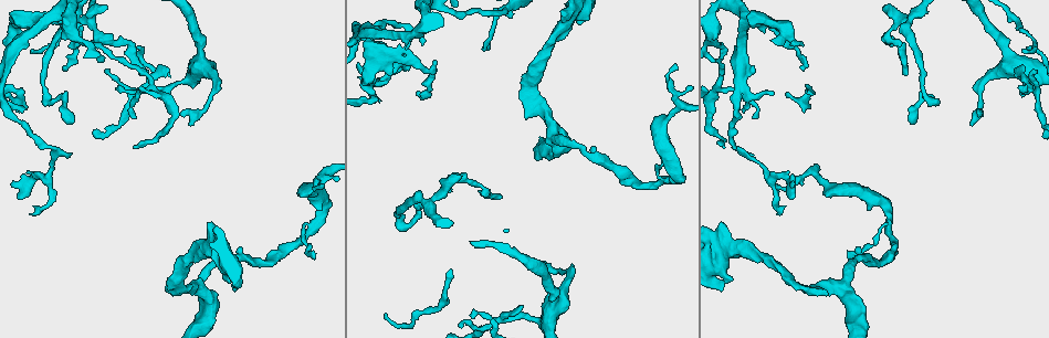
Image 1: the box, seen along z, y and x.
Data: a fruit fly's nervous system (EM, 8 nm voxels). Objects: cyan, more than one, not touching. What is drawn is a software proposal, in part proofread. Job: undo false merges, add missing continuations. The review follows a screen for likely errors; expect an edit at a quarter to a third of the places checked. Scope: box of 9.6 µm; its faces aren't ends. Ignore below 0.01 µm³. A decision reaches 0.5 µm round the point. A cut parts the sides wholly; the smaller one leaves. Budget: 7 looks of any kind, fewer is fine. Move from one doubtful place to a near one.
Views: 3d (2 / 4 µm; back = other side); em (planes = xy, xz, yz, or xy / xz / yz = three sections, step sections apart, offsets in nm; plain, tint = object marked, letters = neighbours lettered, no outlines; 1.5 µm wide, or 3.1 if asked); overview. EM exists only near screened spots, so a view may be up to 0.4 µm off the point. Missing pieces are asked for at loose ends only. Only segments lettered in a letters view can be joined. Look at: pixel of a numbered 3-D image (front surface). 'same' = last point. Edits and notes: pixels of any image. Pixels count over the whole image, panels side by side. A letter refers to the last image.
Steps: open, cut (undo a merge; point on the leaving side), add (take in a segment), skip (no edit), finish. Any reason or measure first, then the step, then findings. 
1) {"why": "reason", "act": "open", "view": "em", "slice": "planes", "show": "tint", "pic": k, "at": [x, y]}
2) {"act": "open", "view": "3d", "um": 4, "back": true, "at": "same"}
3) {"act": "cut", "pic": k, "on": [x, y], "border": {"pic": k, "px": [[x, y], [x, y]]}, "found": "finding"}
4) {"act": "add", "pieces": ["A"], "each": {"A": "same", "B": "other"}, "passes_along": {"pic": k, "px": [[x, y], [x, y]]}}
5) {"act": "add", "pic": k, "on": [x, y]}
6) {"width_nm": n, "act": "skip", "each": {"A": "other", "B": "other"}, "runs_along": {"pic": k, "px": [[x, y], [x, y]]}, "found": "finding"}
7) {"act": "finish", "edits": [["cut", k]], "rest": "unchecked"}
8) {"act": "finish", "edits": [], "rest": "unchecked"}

{"why": "an open end", "act": "open", "view": "3d", "um": 2, "pic": 1, "at": [502, 197]}

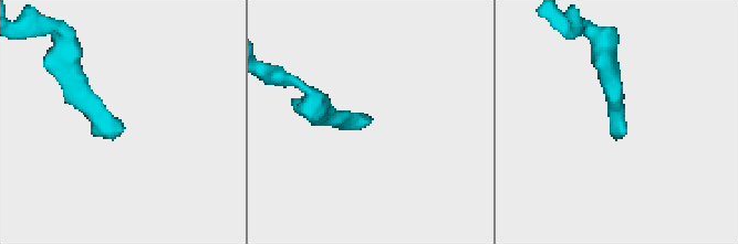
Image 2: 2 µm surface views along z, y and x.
{"act": "open", "view": "em", "slice": "xz", "step": 8, "show": "letters", "pic": 2, "at": [124, 128]}

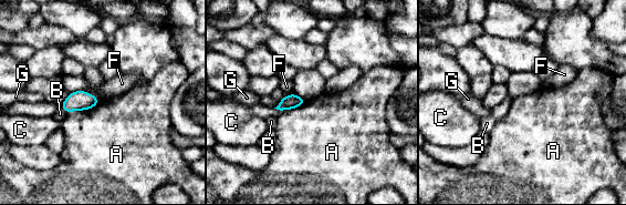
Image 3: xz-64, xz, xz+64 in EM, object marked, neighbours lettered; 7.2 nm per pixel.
{"act": "skip", "each": {"A": "other", "B": "other", "C": "other", "F": "other", "G": "other"}, "border": {"pic": 3, "px": [[70, 92], [86, 91], [100, 100]]}, "found": "none of them fits"}

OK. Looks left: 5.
{"why": "thin end", "act": "open", "view": "em", "slice": "planes", "show": "letters", "pic": 1, "at": [33, 49]}

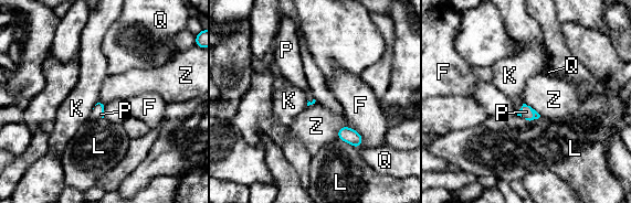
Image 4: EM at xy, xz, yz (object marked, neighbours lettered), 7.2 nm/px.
{"act": "add", "pieces": ["P"], "each": {"F": "other", "K": "other", "L": "other", "P": "same", "Q": "other", "Z": "other"}, "passes_along": {"pic": 4, "px": [[535, 115], [529, 108], [526, 111]]}, "found": "it goes on there"}

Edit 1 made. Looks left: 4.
{"why": "redraw", "act": "open", "view": "overview"}

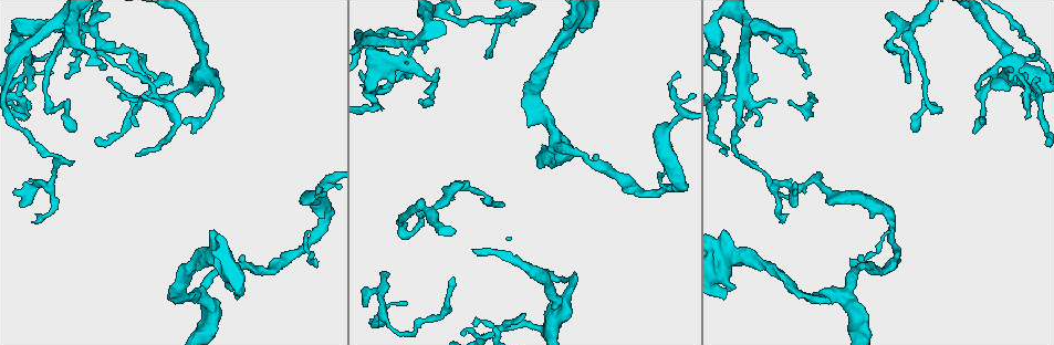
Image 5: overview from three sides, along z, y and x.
{"why": "free end", "act": "open", "view": "3d", "um": 2, "back": true, "pic": 5, "at": [679, 72]}

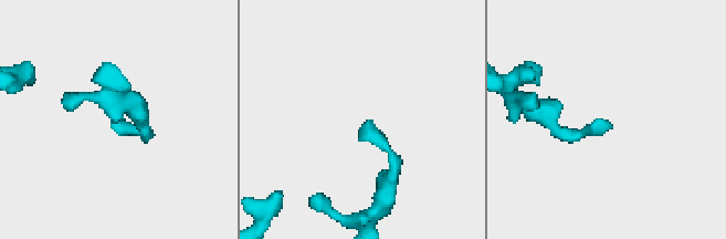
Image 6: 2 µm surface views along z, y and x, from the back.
{"act": "open", "view": "em", "slice": "planes", "show": "letters", "pic": 6, "at": [366, 123]}

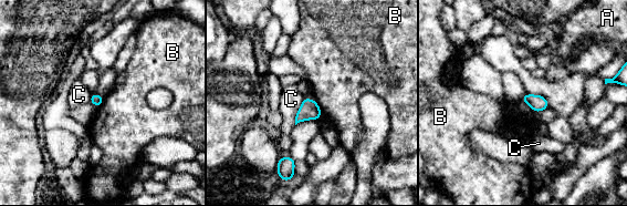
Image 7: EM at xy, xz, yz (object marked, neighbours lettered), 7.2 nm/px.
{"longest_contact_nm": ["C", 220], "act": "skip", "each": {"A": "other", "B": "other", "C": "other"}, "border": {"pic": 7, "px": [[315, 100], [321, 117]]}, "found": "none of them fits"}

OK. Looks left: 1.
{"act": "finish", "edits": [["add", 4]], "rest": "unchecked"}

